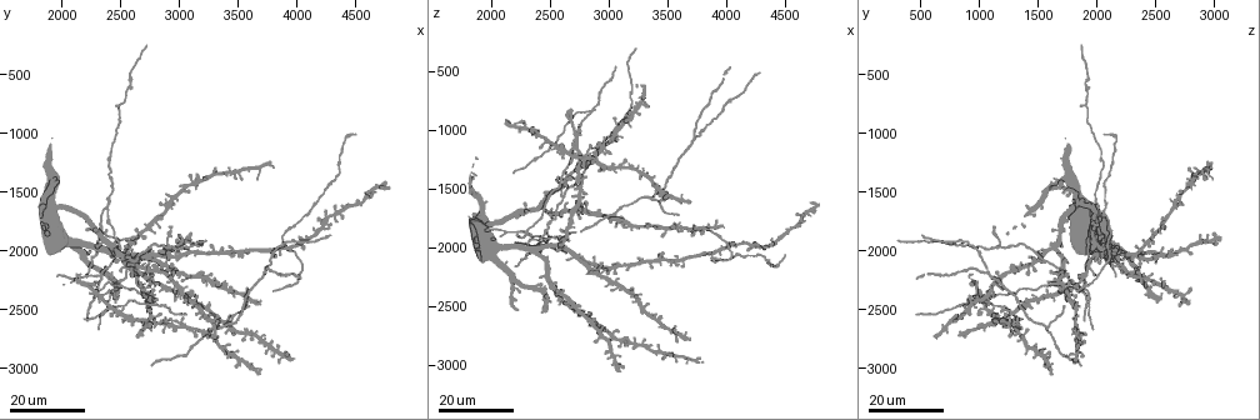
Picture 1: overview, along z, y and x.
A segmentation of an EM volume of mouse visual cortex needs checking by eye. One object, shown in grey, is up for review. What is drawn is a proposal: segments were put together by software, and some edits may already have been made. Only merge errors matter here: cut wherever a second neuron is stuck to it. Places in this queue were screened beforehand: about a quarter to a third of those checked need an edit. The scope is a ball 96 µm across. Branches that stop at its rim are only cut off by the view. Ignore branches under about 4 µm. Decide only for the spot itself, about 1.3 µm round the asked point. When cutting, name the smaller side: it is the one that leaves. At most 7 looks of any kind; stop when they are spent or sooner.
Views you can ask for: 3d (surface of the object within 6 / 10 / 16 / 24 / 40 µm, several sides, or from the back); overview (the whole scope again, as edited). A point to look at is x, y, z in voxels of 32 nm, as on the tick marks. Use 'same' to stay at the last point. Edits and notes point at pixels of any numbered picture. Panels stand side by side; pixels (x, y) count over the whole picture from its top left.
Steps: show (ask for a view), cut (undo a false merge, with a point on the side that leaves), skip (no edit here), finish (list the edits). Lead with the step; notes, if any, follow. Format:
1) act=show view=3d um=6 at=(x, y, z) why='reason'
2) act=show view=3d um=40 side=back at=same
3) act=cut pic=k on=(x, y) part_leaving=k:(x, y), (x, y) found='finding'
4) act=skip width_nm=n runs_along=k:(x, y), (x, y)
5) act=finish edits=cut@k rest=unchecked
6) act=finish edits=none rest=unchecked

act=show view=3d um=16 at=(3720, 2180, 1060) why='side arm on a straight run'

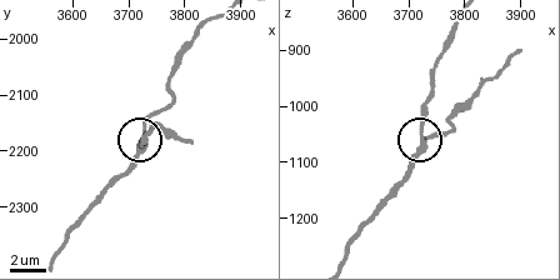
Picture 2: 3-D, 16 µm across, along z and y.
act=show view=3d um=10 at=same why='closer look'

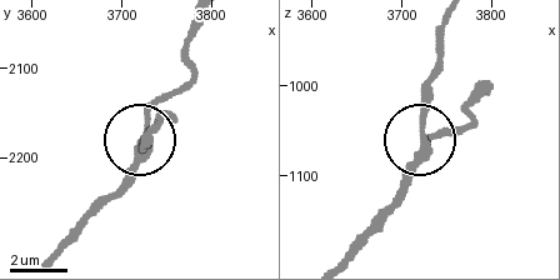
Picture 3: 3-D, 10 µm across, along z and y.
act=skip arms=3 runs_along=3:(340, 258), (408, 179), (424, 81) found='continuous, no second neuron'

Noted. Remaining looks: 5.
act=show view=3d um=16 at=(3380, 2640, 1560) why='three-way junction'

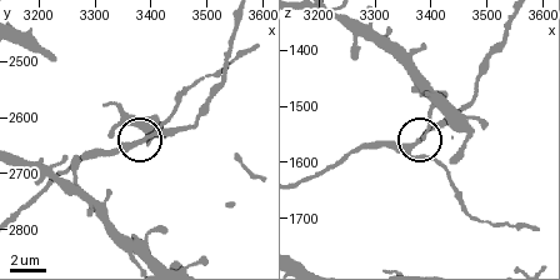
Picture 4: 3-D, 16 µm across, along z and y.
act=show view=3d um=10 at=(3360, 2655, 1570) why='closer look'

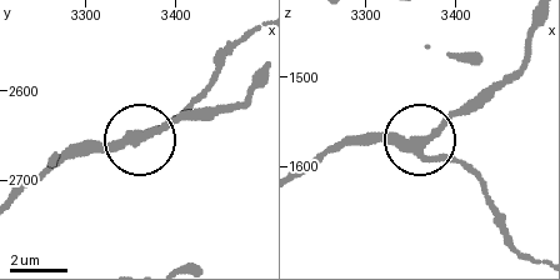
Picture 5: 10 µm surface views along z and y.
act=skip found='one neuron here'

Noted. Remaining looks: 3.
act=show view=3d um=24 at=(2840, 2460, 840) why='three arms meet'

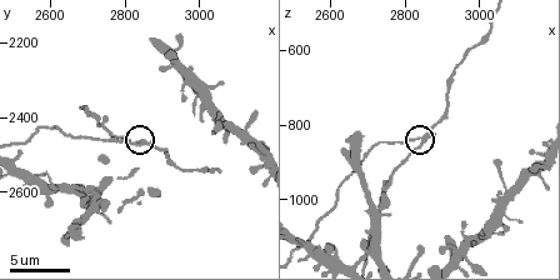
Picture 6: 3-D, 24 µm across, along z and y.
act=show view=3d um=10 at=(2840, 2470, 860) why='closer look'

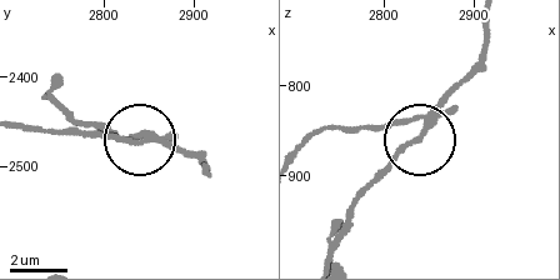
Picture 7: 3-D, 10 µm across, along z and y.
act=cut pic=7 on=(113, 138) arms=3 part_leaving=7:(151, 143), (20, 124) found='a second neuron is stuck on'

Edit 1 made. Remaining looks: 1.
act=finish edits=cut@7 rest=unchecked

